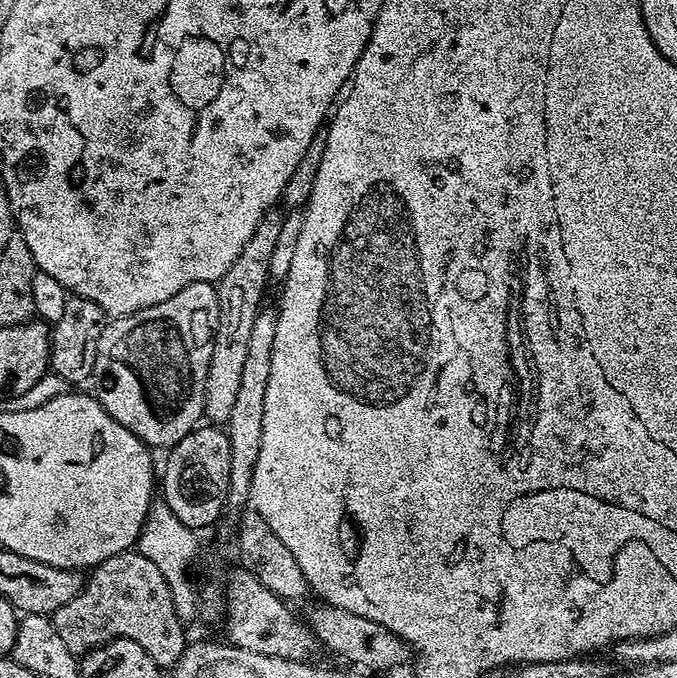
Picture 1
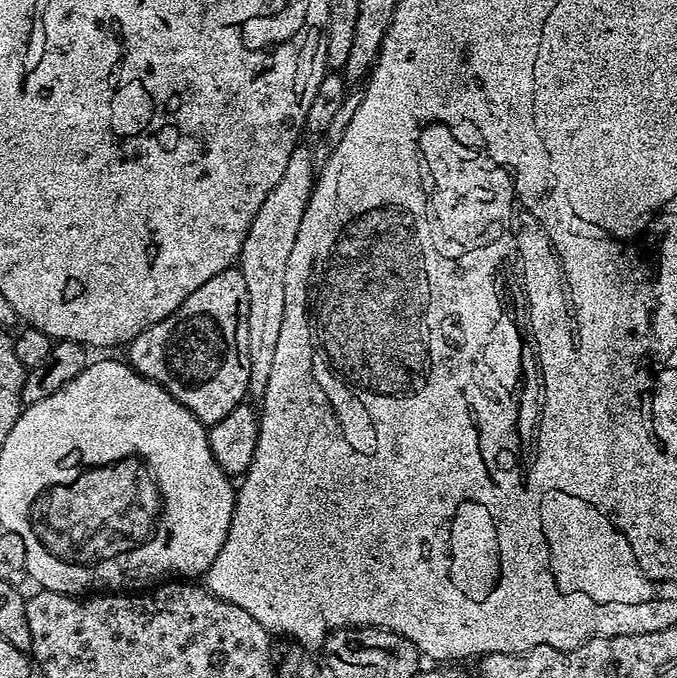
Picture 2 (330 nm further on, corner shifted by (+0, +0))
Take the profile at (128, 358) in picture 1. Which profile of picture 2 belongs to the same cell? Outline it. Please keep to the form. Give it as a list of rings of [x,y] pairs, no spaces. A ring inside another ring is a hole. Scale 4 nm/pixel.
[[[233,266],[224,272],[214,274],[206,286],[198,286],[174,314],[162,318],[162,322],[154,322],[142,334],[133,338],[127,345],[127,363],[139,376],[152,380],[162,386],[186,410],[193,412],[206,426],[222,422],[230,410],[245,403],[250,382],[250,353],[248,353],[248,331],[246,330],[246,314],[250,314],[250,294],[246,290],[246,278],[242,278],[239,267]]]

